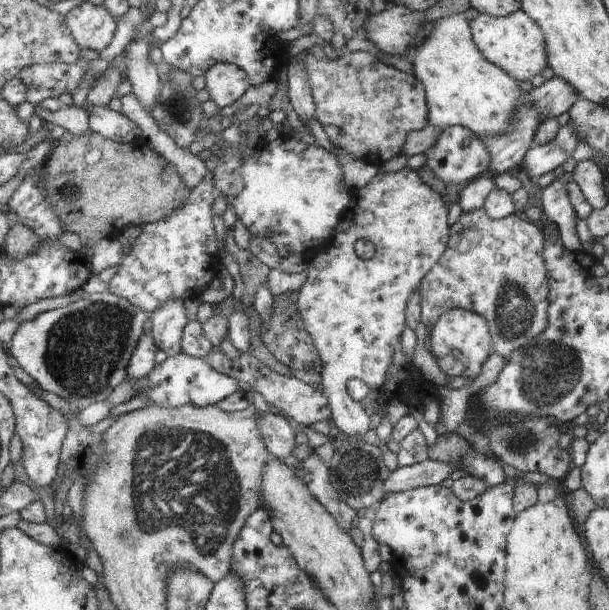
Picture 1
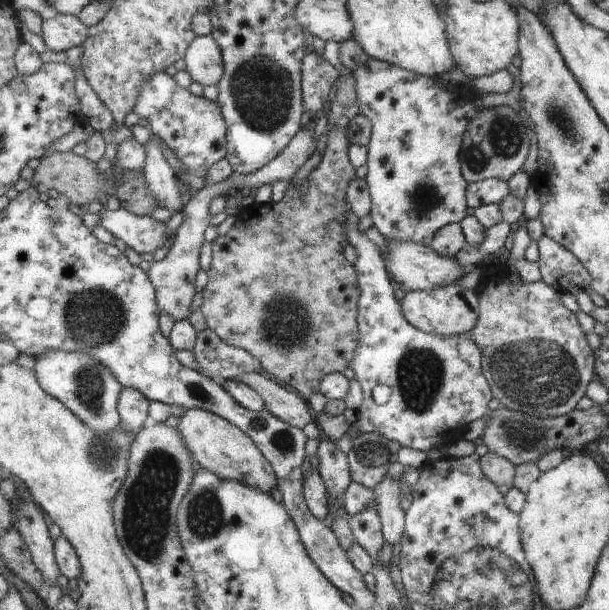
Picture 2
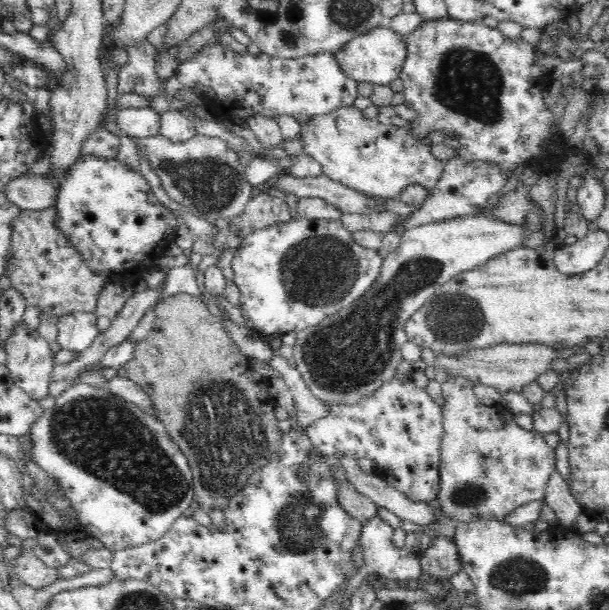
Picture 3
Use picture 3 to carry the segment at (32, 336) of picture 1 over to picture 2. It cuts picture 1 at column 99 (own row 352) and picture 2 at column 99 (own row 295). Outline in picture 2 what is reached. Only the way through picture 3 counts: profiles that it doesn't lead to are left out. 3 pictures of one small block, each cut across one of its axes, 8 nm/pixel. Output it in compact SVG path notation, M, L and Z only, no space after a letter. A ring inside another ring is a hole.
M48 351L36 358L33 368L44 390L61 400L69 410L97 434L115 431L121 424L118 403L123 388L119 379L95 359L82 353Z

